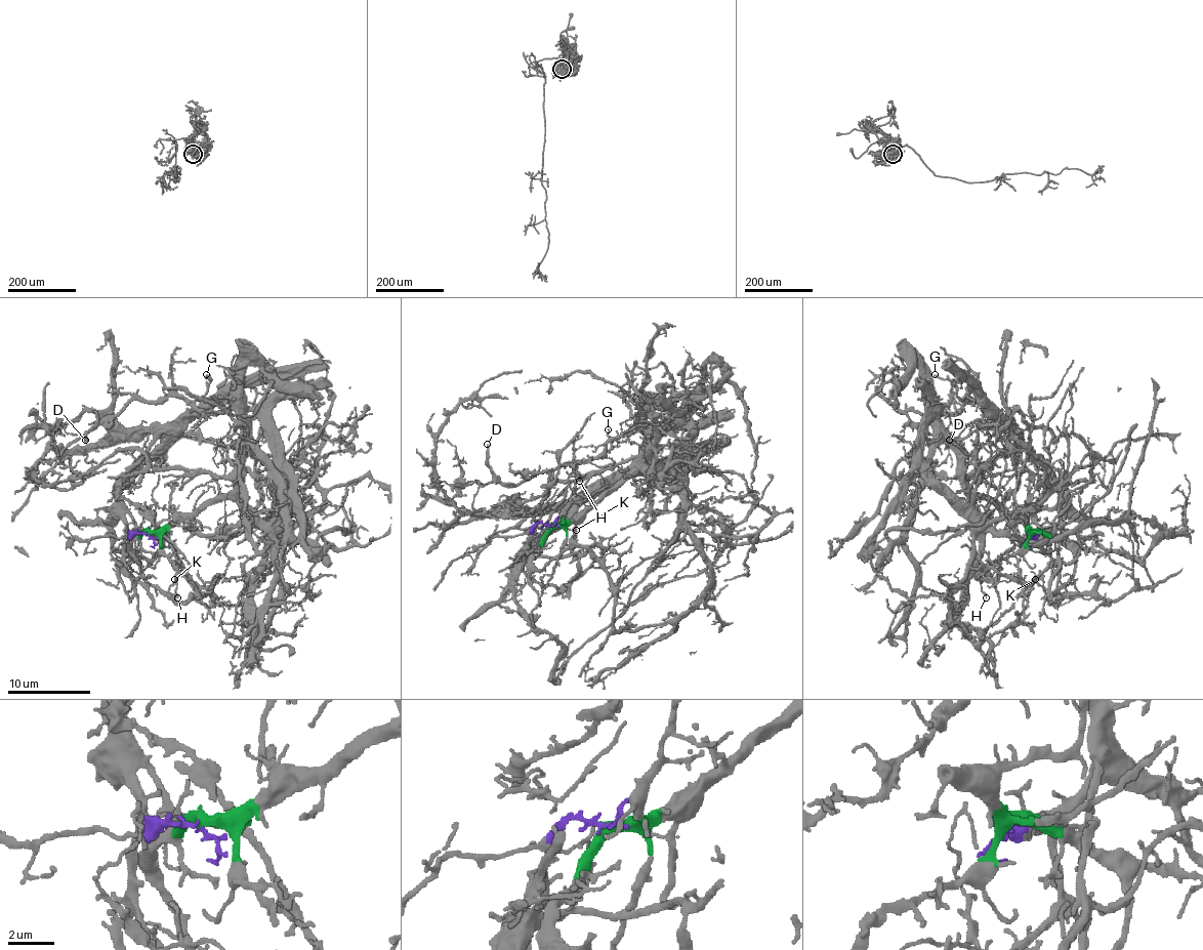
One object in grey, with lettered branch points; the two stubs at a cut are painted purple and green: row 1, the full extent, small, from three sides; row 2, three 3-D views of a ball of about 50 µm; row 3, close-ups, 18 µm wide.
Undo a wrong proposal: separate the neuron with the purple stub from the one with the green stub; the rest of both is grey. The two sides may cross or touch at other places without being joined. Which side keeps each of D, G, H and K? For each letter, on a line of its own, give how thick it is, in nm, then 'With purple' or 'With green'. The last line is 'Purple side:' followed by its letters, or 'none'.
D: Thickness 240 nm. With green
G: Thickness 140 nm. With green
H: Thickness 130 nm. With green
K: Thickness 130 nm. With green
Purple side: none

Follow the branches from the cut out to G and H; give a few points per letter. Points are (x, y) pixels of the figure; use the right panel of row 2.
G: (1030, 533), (971, 489), (963, 454), (935, 408), (955, 412), (961, 404), (951, 383), (935, 375)
H: (1030, 533), (1013, 553), (995, 560), (982, 573), (980, 589), (986, 597)

